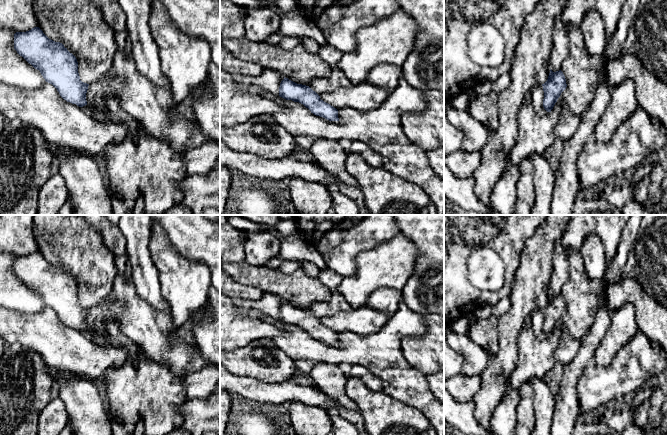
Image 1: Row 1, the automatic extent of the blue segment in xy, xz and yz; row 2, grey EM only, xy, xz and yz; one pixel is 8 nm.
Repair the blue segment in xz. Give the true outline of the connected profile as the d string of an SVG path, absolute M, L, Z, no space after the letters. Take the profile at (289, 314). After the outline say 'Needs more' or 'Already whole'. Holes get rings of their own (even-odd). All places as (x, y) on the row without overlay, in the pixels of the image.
M284 301L280 307L279 320L303 328L316 340L329 345L339 345L338 334L321 324L320 320L309 310L297 308Z. Already whole

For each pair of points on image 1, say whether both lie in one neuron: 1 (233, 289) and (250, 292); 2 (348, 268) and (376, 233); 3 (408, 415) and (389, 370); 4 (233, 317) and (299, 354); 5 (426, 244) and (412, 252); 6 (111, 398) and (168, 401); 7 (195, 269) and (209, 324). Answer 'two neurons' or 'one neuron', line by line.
1: one neuron
2: one neuron
3: two neurons
4: two neurons
5: two neurons
6: one neuron
7: two neurons

